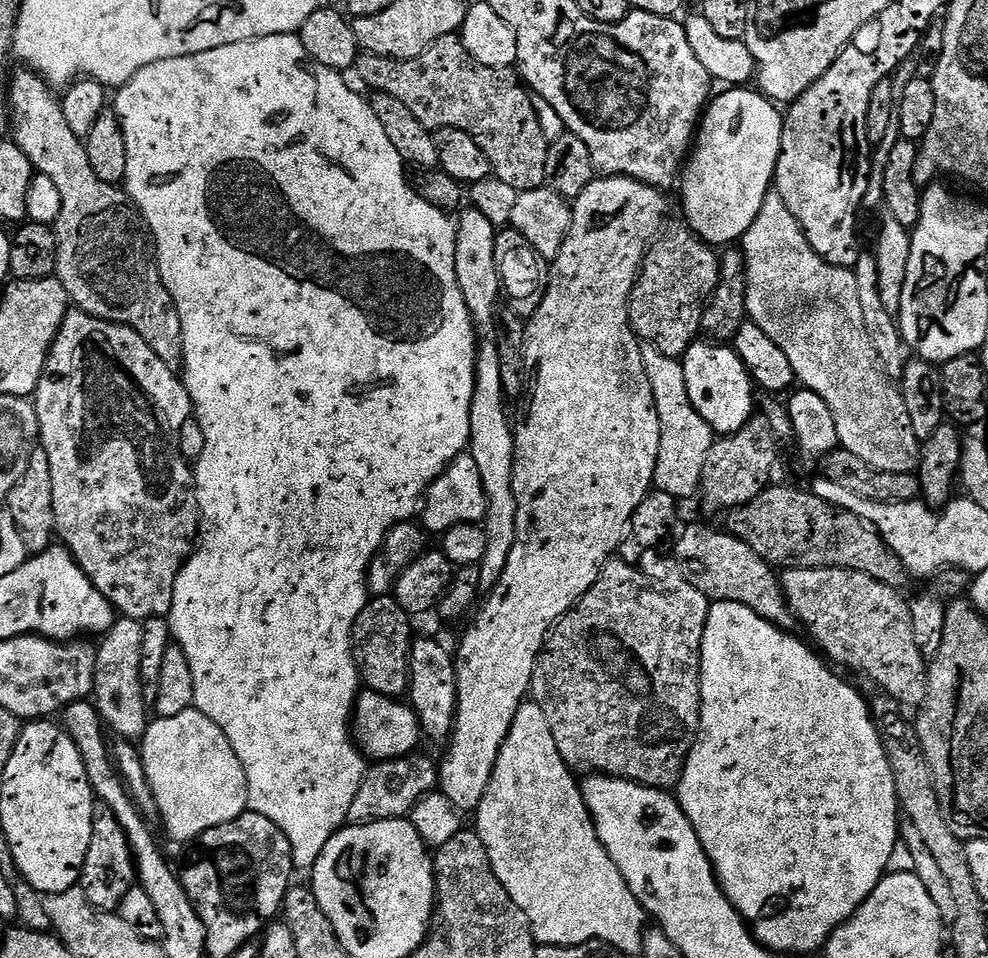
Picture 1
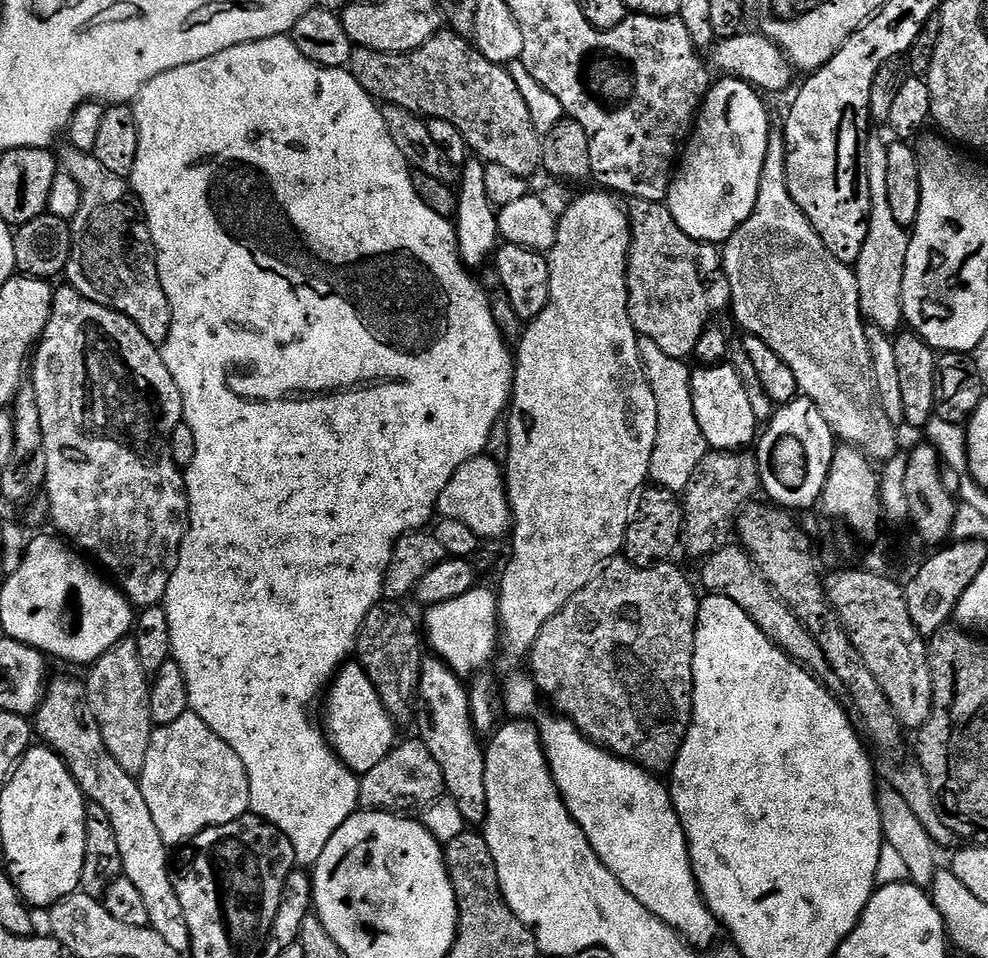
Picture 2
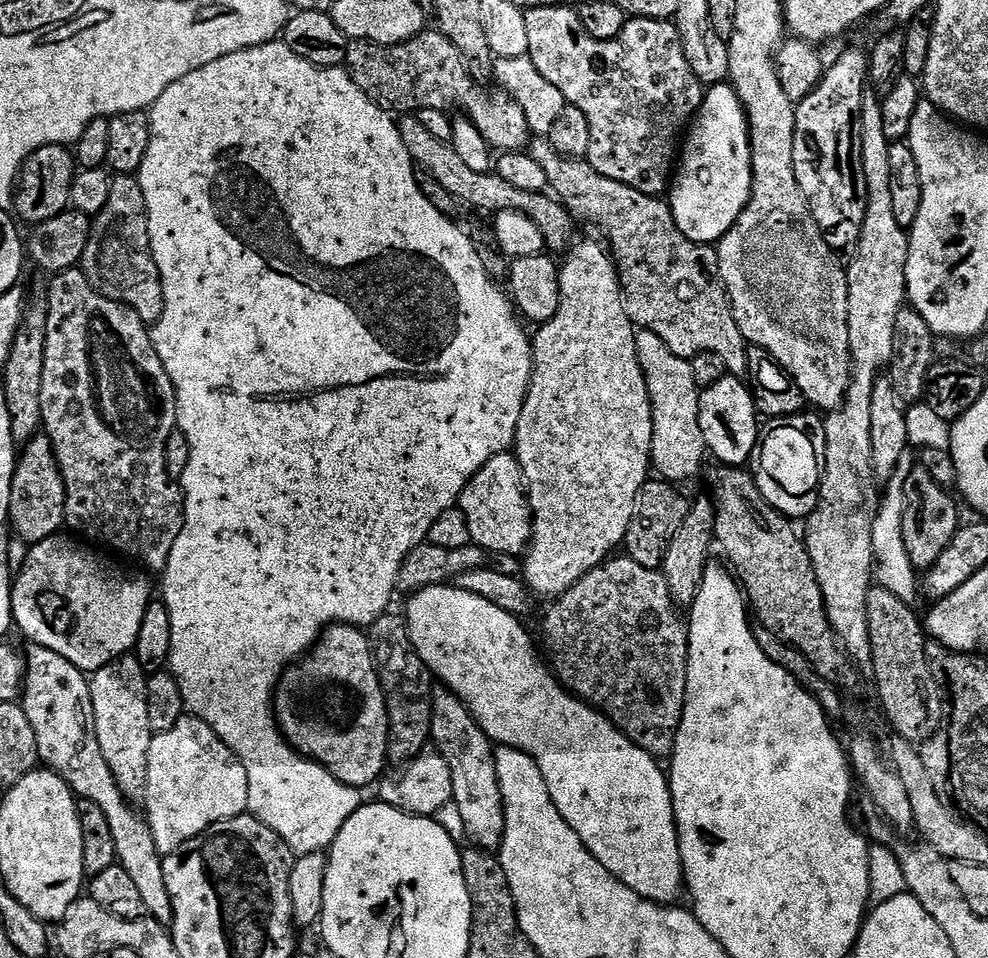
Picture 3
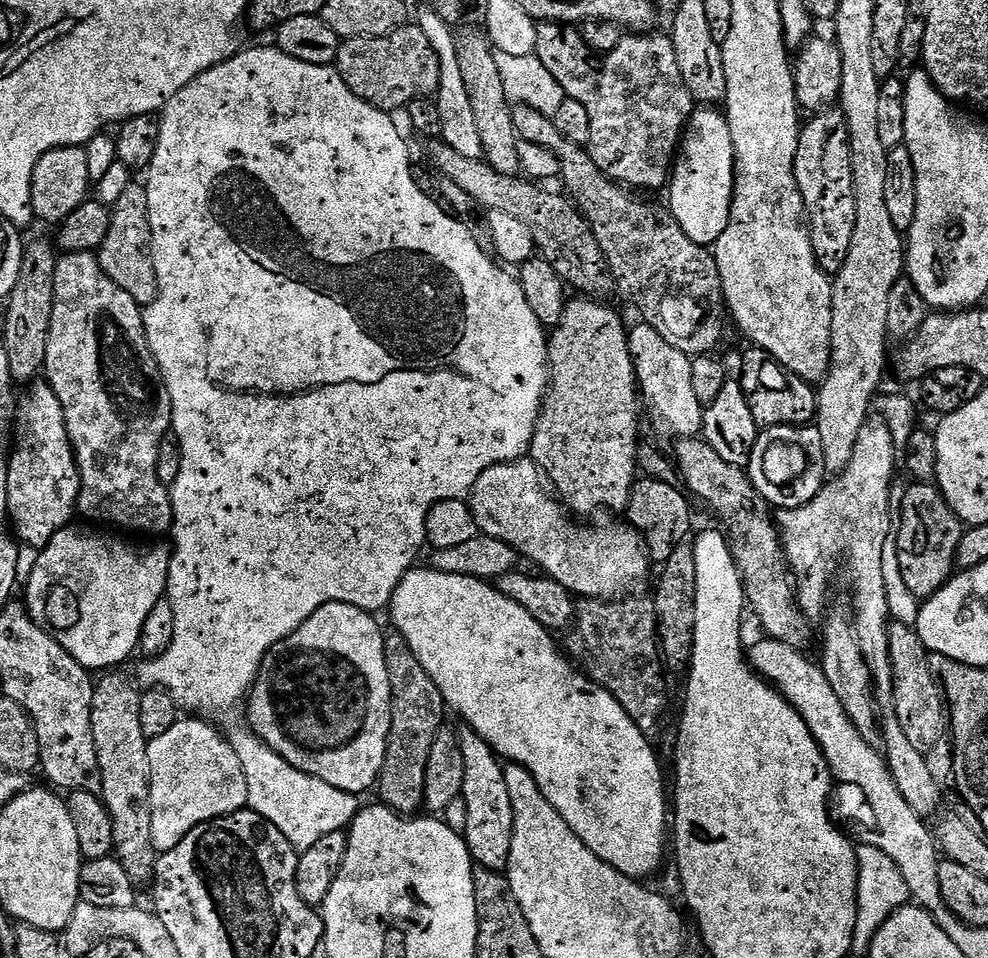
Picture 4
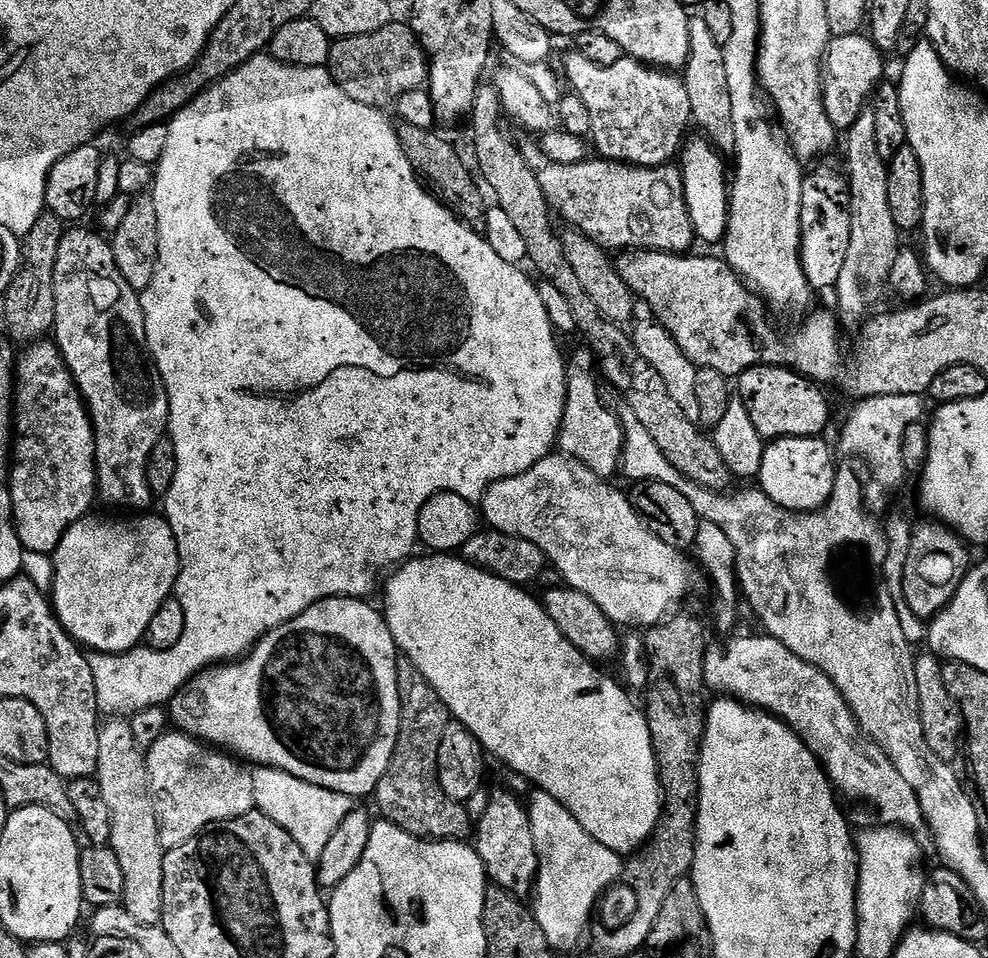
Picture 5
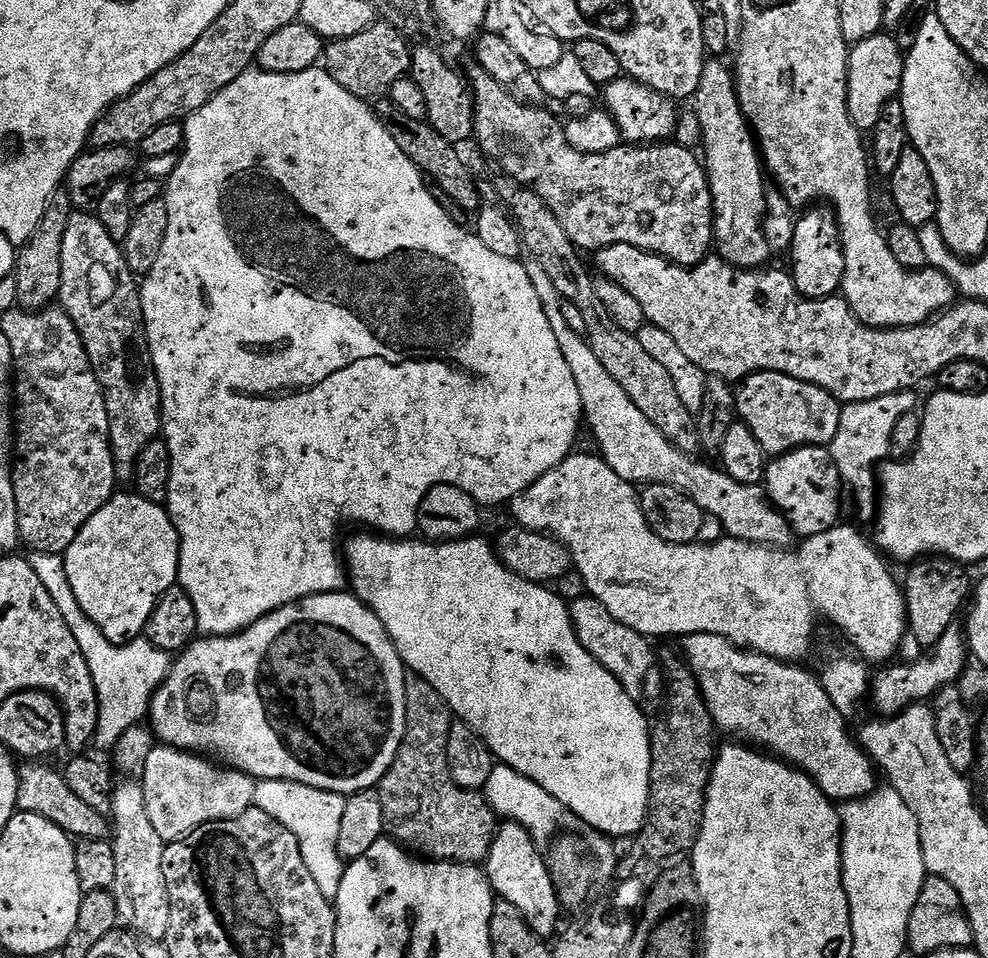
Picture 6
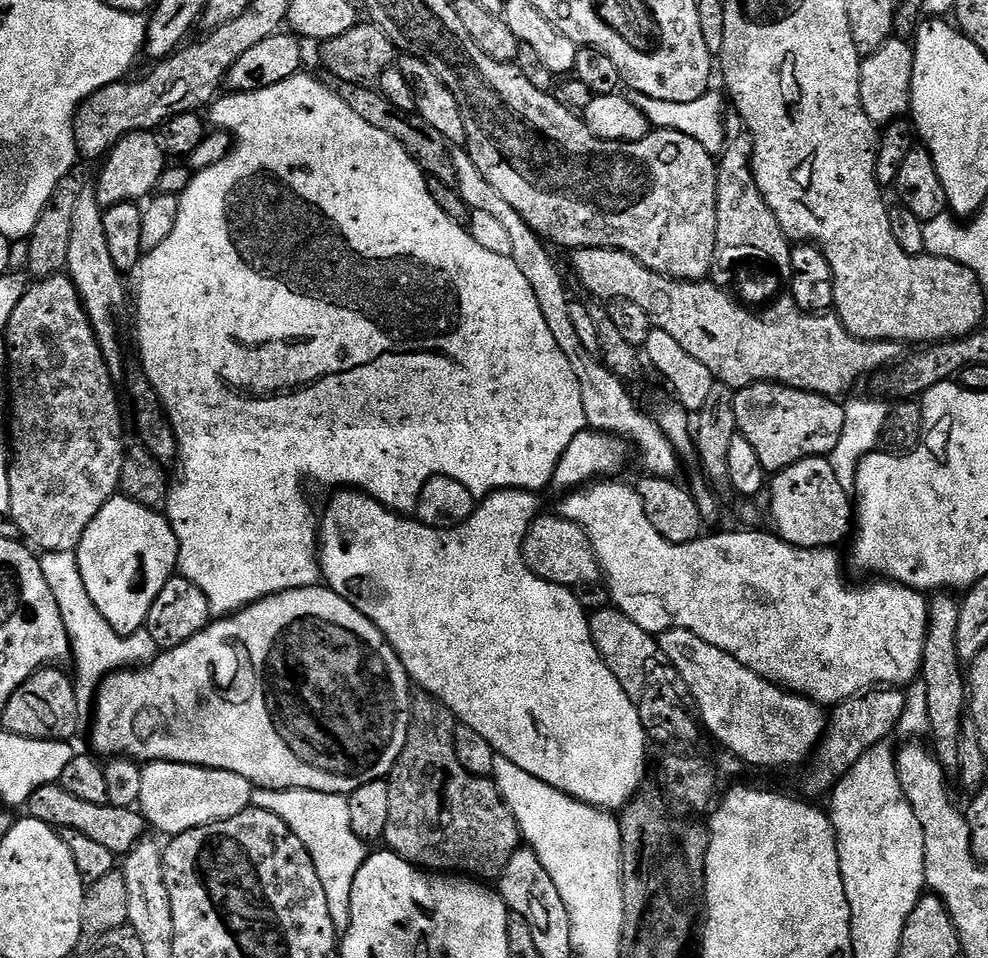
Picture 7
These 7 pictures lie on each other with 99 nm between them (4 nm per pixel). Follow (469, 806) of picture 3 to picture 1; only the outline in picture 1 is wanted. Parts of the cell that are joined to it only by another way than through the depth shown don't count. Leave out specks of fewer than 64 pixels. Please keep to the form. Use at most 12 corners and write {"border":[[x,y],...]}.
{"border":[[413,639],[408,696],[420,731],[452,735],[456,661],[436,640]]}

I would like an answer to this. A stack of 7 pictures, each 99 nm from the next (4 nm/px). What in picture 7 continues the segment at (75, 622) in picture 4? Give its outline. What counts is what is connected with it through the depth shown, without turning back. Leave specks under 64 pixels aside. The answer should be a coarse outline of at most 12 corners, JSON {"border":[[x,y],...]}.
{"border":[[117,494],[75,554],[117,637],[177,571],[167,515]]}

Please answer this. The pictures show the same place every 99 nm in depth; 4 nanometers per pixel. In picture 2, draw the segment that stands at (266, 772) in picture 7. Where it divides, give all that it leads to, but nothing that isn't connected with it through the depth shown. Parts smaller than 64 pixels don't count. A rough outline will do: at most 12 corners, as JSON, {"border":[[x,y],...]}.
{"border":[[360,663],[327,689],[322,727],[351,772],[374,770],[397,725]]}

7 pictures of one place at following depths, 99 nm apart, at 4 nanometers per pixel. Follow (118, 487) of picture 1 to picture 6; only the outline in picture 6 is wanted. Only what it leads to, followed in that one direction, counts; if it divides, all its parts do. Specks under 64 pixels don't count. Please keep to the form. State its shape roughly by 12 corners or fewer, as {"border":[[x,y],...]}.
{"border":[[92,212],[58,304],[104,388],[116,479],[162,432],[137,277]]}

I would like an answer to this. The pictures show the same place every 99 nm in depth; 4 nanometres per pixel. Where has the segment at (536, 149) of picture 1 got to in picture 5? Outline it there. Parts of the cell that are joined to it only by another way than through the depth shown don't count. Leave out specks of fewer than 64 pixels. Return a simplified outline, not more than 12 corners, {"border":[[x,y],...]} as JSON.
{"border":[[408,22],[333,40],[326,67],[354,102],[391,109],[425,87]]}

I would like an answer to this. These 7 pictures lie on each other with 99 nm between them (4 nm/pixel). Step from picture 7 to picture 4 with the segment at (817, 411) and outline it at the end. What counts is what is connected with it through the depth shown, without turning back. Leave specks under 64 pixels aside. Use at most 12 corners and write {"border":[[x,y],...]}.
{"border":[[760,348],[738,383],[757,429],[816,418],[817,389]]}

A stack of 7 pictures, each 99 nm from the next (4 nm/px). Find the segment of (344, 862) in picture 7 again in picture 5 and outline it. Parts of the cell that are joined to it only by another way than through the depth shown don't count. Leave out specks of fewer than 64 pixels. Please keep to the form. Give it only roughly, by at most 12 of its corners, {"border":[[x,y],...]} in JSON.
{"border":[[277,768],[252,772],[256,808],[310,858],[353,797]]}

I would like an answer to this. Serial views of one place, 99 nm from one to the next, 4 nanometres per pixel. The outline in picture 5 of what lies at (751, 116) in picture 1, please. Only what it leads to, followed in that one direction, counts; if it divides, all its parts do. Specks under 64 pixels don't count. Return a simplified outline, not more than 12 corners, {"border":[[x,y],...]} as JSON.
{"border":[[703,135],[683,145],[678,167],[697,241],[728,233],[730,176]]}

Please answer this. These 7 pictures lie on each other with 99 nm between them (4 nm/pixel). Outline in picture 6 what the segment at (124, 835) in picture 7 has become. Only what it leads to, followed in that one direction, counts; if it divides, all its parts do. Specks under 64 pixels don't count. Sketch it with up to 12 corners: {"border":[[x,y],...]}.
{"border":[[20,768],[17,809],[76,840],[108,840],[110,820],[63,771]]}

